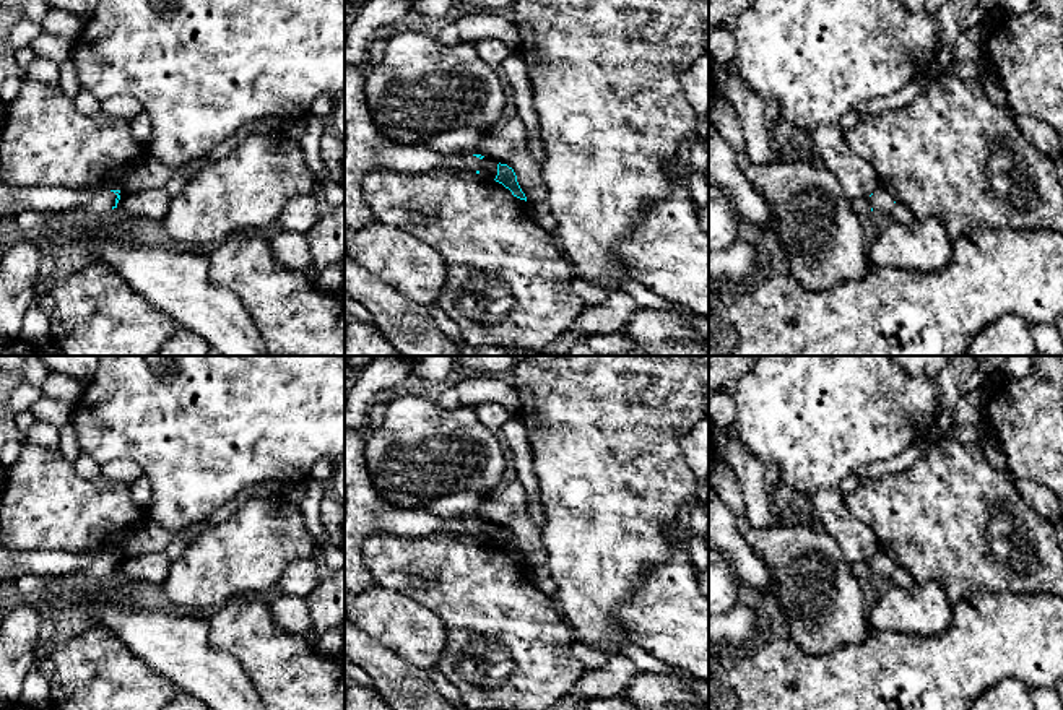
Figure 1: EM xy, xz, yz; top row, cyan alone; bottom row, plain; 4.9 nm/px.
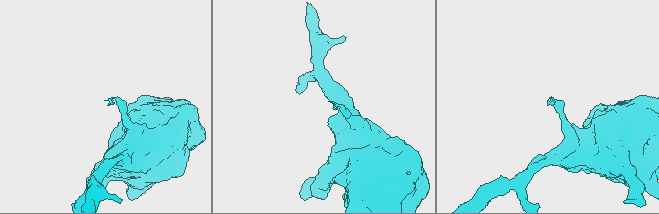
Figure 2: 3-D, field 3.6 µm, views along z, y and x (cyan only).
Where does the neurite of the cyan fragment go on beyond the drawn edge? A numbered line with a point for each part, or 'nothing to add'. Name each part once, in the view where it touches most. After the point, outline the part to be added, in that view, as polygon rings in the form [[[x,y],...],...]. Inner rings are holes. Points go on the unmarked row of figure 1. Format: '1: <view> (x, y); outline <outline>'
nothing to add

